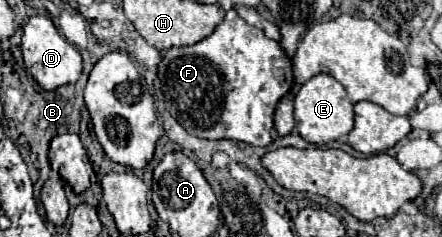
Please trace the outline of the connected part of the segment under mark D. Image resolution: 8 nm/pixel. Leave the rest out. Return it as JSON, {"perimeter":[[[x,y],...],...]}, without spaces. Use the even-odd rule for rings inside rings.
{"perimeter":[[[31,16],[29,22],[23,26],[23,40],[21,40],[23,60],[27,72],[37,80],[43,90],[55,90],[63,84],[77,82],[81,76],[81,54],[79,50],[59,34],[57,26],[49,16]]]}

